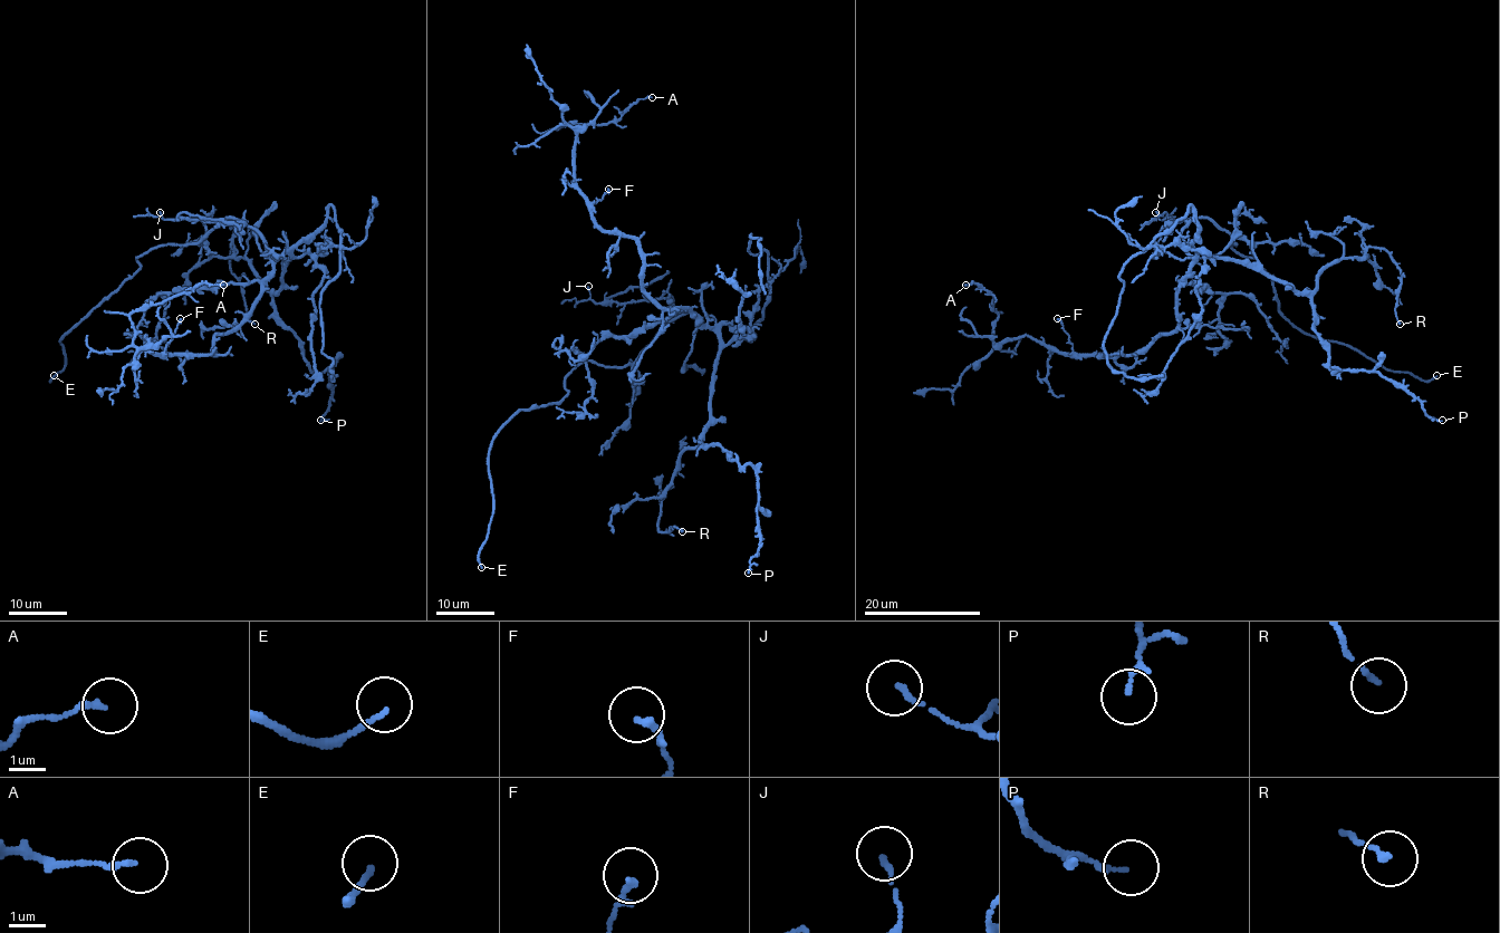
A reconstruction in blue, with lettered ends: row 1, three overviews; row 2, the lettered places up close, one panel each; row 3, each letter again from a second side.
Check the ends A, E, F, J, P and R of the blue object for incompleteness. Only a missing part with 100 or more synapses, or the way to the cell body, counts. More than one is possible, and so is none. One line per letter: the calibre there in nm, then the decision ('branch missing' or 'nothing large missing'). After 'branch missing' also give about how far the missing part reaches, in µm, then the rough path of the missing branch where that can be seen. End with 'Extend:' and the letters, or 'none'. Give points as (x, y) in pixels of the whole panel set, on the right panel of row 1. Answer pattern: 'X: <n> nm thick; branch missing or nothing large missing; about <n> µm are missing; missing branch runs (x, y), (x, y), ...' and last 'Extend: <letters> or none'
A: 170 nm thick; nothing large missing
E: 140 nm thick; branch missing; about 100 µm are missing; missing branch runs (1436, 375), (1461, 337), (1472, 284), (1465, 199), (1448, 180), (1439, 152), (1400, 136), (1401, 114), (1431, 107)
F: 170 nm thick; nothing large missing
J: 130 nm thick; nothing large missing
P: 130 nm thick; nothing large missing
R: 120 nm thick; nothing large missing
Extend: E

